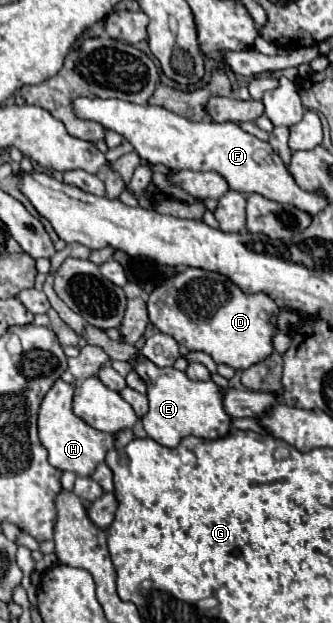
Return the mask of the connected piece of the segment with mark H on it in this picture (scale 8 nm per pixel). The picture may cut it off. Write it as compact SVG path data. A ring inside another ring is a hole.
M58 379L40 405L38 433L40 433L40 443L48 451L50 465L54 465L60 471L72 471L80 477L88 477L104 461L106 453L114 447L114 437L110 433L102 433L86 425L80 417L76 417L72 411L72 397L74 397L74 385Z

